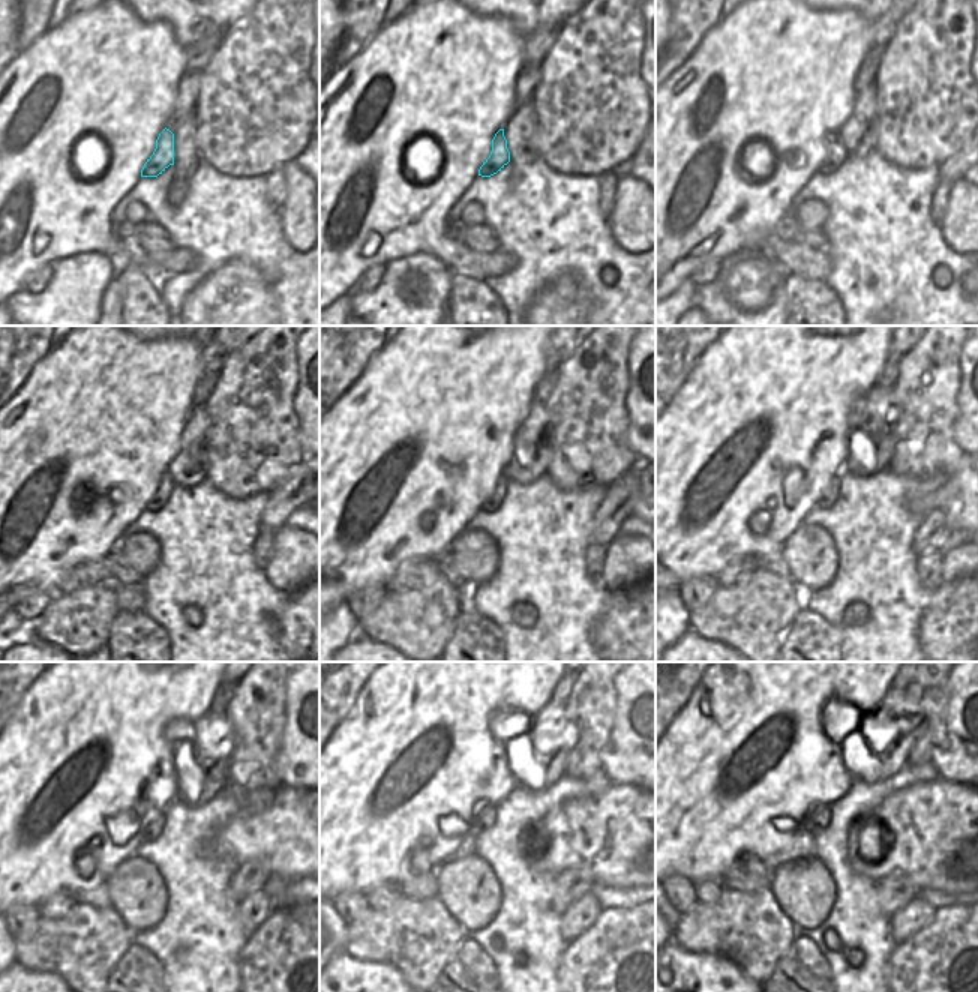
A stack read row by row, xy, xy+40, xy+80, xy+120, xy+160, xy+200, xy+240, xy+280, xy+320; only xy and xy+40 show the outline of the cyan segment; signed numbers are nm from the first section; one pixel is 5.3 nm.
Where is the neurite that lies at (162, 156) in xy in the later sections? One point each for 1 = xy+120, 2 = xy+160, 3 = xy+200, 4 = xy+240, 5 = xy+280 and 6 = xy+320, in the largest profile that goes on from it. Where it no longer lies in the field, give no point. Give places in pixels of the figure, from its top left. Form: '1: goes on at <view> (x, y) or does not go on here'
1: goes on at xy+120 (167, 483)
2: goes on at xy+160 (495, 499)
3: goes on at xy+200 (833, 489)
4: goes on at xy+240 (155, 827)
5: goes on at xy+280 (486, 818)
6: goes on at xy+320 (819, 821)

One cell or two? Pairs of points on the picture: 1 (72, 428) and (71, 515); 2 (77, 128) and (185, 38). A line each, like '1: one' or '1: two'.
1: one
2: two

